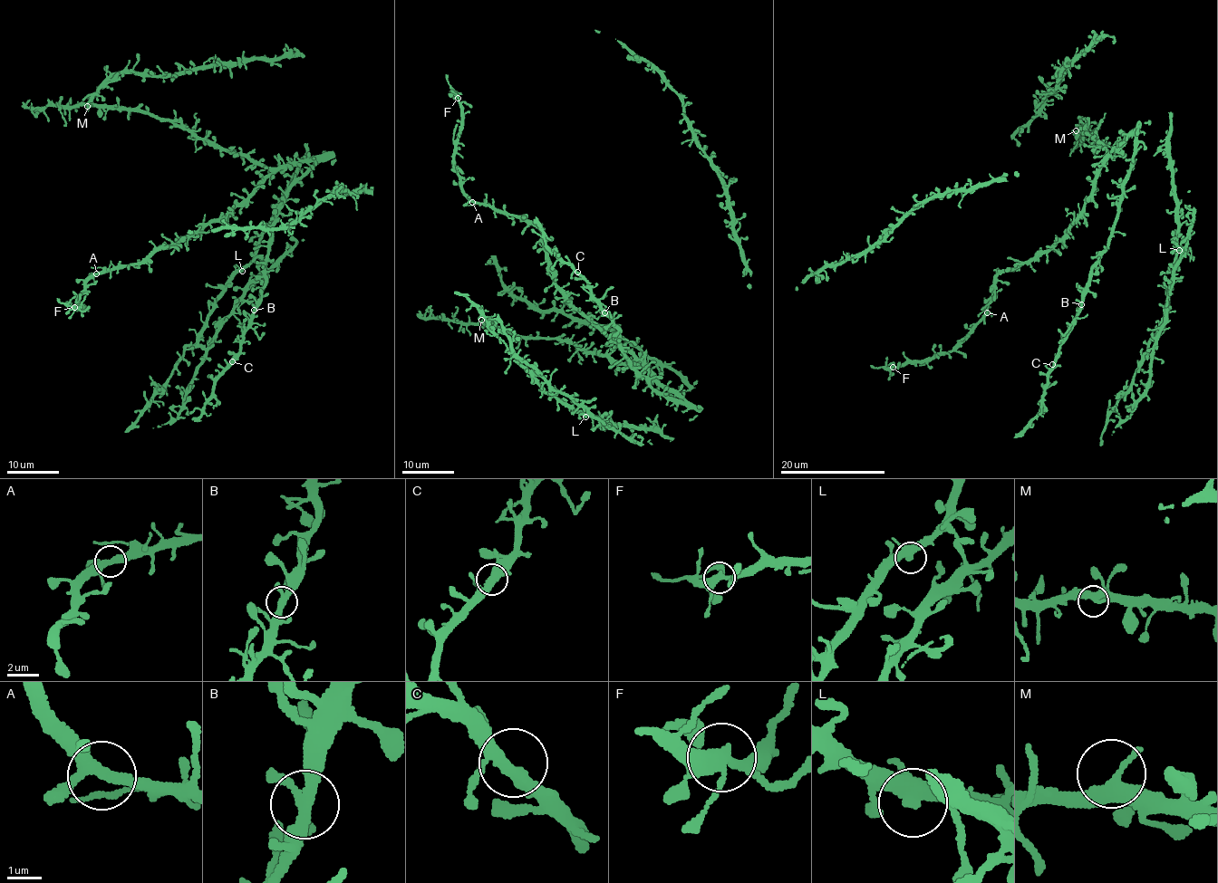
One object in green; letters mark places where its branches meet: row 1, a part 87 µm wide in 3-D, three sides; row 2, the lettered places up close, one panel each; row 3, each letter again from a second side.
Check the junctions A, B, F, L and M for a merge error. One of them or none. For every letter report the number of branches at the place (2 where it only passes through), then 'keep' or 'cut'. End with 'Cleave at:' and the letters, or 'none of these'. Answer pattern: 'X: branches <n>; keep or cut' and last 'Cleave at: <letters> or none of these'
A: branches 3; keep
B: branches 3; keep
F: branches 3; keep
L: branches 3; keep
M: branches 3; keep
Cleave at: none of these

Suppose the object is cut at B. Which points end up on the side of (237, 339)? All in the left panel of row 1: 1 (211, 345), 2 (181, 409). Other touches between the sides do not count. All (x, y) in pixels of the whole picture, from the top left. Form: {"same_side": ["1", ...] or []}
{"same_side": []}

